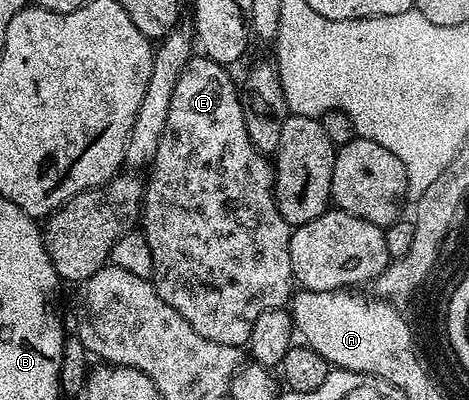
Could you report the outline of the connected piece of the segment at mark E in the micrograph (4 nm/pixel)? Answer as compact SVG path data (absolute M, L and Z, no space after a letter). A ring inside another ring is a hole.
M192 57L181 69L177 77L177 83L173 89L173 99L169 101L169 121L165 121L165 133L161 137L161 146L157 149L157 157L149 168L151 180L141 195L141 230L149 241L149 253L153 253L153 273L150 280L154 283L157 293L201 337L209 337L209 341L217 341L221 345L233 345L243 347L249 341L253 333L253 321L265 313L265 309L283 307L293 294L293 276L291 274L291 262L289 261L289 241L293 230L291 224L281 217L281 213L275 204L275 168L272 160L255 147L246 132L245 117L243 115L242 98L237 83L231 80L231 75L226 66L214 63L206 57Z

